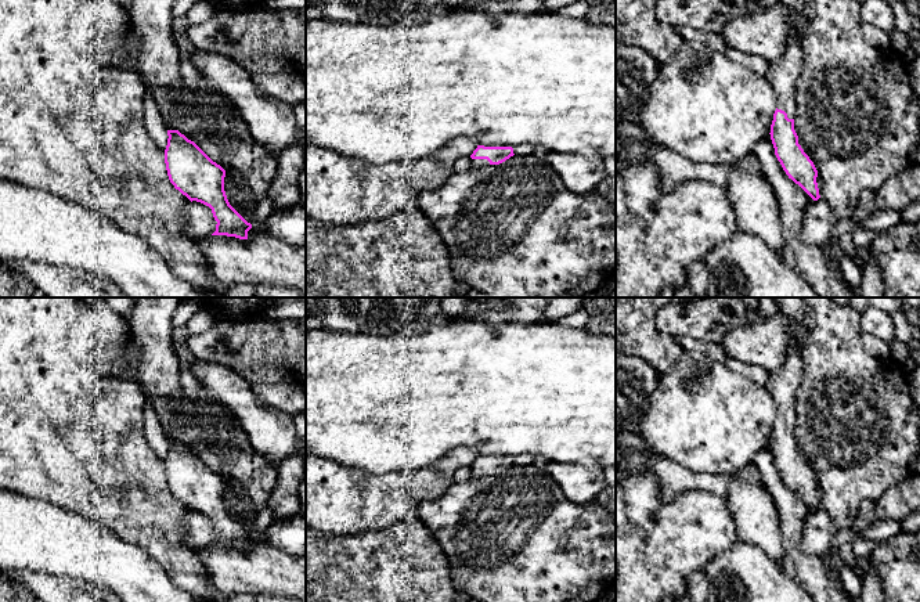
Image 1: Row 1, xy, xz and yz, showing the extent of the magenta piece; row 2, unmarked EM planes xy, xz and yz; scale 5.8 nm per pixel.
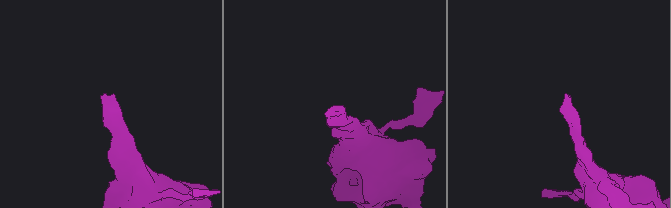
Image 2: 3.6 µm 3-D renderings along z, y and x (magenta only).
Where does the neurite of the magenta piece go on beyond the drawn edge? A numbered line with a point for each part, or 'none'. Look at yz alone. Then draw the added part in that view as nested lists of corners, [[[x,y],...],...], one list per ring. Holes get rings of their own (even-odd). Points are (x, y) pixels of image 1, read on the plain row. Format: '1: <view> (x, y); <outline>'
1: yz (783, 382); [[[773,298],[778,313],[791,318],[787,354],[779,368],[769,372],[765,387],[778,407],[778,419],[794,429],[797,421],[797,392],[802,382],[802,354],[798,349],[795,334],[807,316],[804,298]]]

